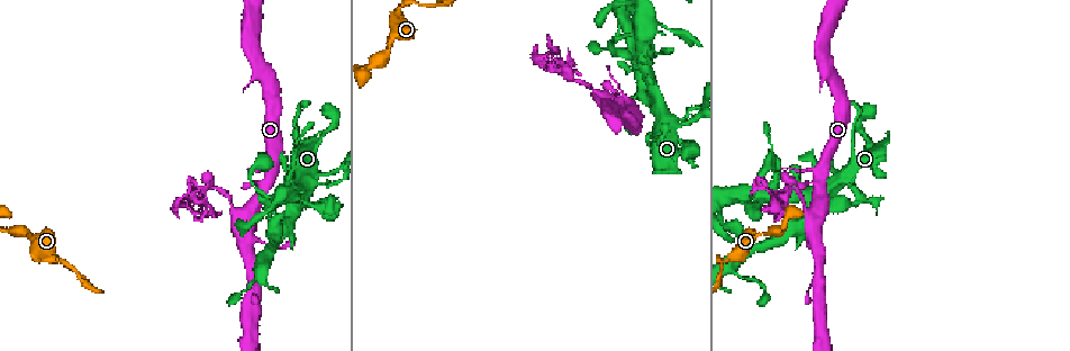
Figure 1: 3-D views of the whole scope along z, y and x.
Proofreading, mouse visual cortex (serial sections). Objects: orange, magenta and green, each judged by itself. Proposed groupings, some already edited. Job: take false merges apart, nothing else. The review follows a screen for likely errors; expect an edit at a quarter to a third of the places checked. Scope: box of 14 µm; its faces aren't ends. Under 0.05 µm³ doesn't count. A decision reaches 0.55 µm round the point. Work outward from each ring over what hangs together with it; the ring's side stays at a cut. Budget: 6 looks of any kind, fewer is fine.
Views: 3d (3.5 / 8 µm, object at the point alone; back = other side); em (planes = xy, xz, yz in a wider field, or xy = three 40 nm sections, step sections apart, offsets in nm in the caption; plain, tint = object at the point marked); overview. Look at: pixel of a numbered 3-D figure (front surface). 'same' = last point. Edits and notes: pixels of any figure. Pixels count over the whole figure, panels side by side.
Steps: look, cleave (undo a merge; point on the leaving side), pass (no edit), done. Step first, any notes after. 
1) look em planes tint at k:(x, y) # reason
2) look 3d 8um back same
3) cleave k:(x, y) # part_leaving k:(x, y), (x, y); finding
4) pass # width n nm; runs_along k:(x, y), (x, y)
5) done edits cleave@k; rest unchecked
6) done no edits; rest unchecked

look 3d 3.5um at 1:(599, 95) # sudden change in width

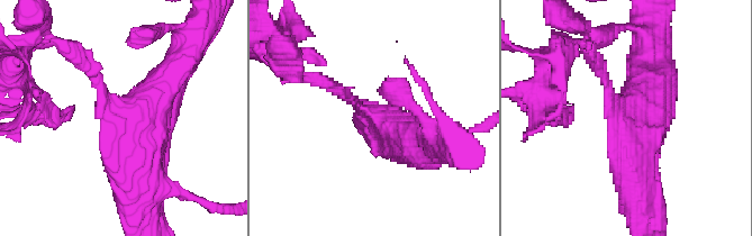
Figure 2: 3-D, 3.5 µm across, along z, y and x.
look em xy step 2 tint at 2:(370, 112) # arms 3; arm_widths 150, 400, 600 nm

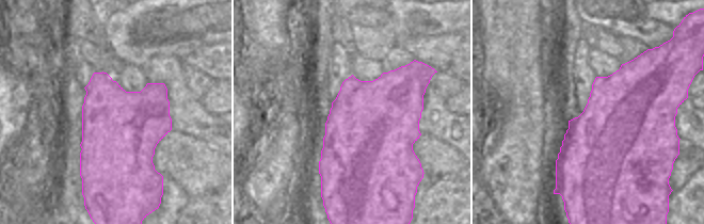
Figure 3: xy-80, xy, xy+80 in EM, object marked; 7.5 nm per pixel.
look em xy step 1 tint same # cut it another way

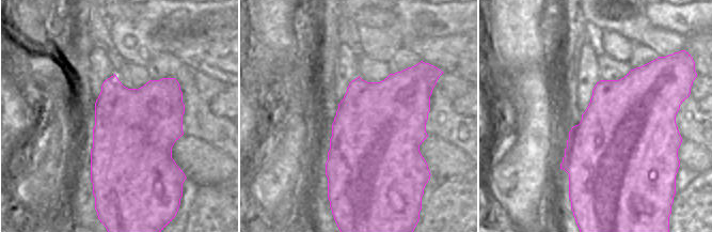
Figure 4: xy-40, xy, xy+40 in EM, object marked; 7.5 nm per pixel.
cleave 2:(76, 52) # part_leaving 2:(97, 79), (59, 41), (27, 47); two cells meet here

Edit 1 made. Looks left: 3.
look 3d 3.5um at 1:(308, 207) # narrows sharply

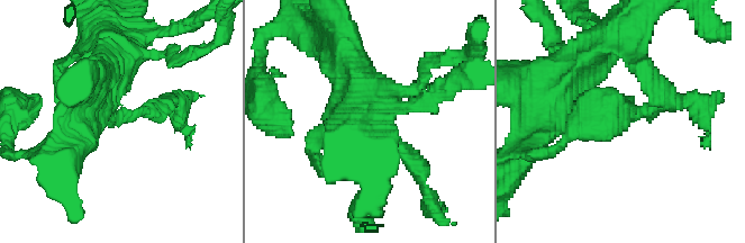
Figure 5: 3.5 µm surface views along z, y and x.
look em planes tint at 5:(115, 120) # arm_widths 200, 300 nm; now the EM

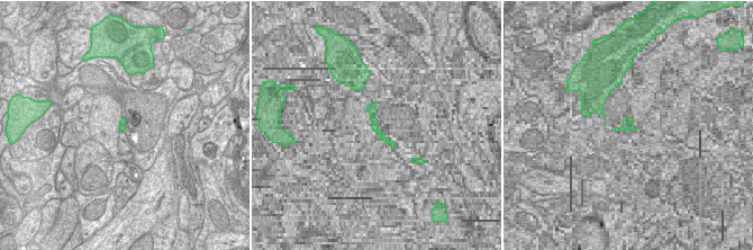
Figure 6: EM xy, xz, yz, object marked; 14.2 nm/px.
cleave 5:(129, 117) # part_leaving 5:(110, 117), (117, 122), (169, 100); two cells meet here

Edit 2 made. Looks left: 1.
done edits cleave@2, cleave@5; rest unchecked

